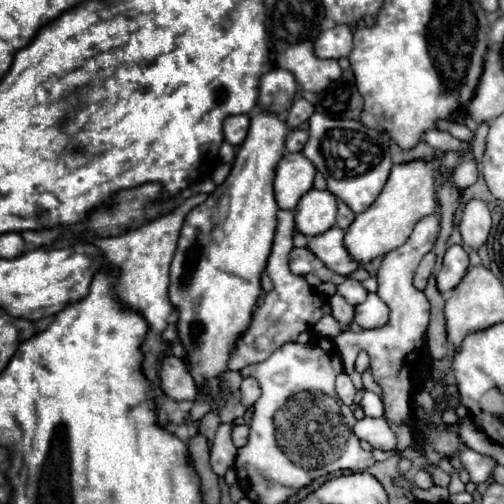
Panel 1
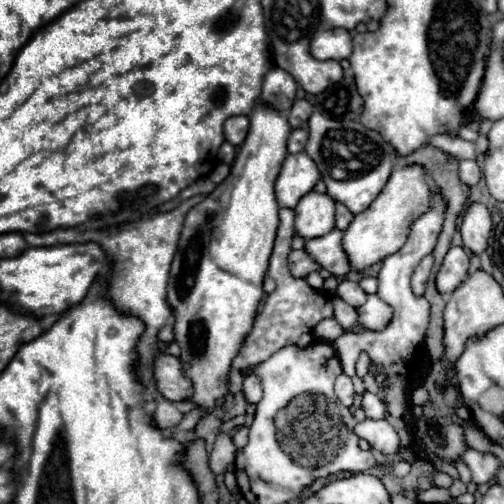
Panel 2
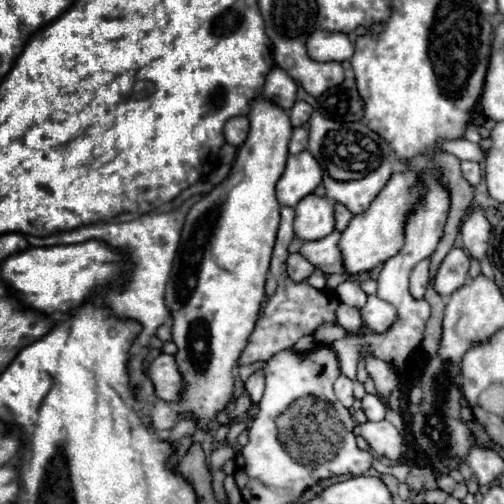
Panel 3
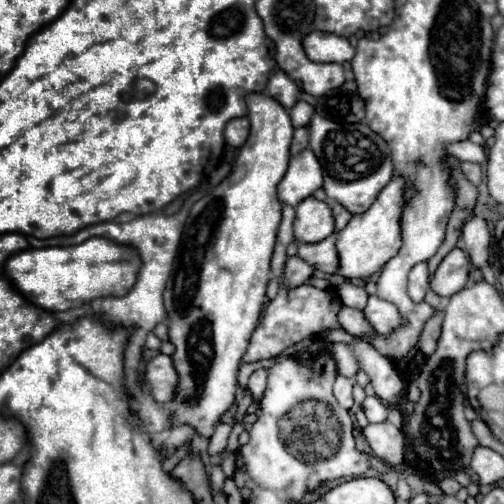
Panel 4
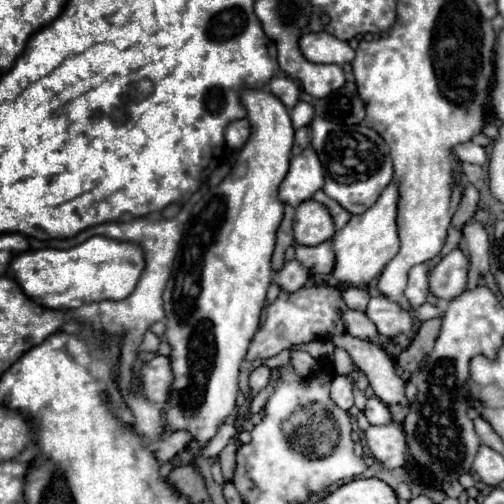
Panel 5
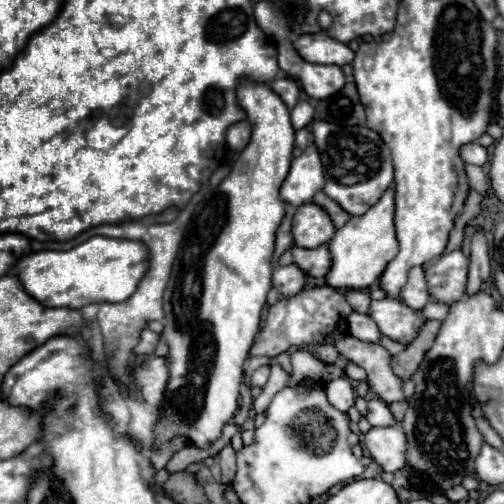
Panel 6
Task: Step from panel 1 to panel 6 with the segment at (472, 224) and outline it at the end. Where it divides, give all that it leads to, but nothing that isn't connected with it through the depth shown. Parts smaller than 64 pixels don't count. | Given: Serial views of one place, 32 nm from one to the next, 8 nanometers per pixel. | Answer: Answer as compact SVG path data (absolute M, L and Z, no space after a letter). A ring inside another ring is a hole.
M472 230L470 234L470 272L468 272L468 294L474 294L490 280L490 260L488 242L484 232Z

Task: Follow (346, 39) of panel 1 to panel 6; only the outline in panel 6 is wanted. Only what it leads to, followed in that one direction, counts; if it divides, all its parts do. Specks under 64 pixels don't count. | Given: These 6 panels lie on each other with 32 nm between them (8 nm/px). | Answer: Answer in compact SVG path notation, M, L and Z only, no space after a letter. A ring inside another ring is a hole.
M326 32L318 34L302 34L294 42L300 56L314 64L336 64L344 66L354 60L354 52L348 44L342 44L330 38Z

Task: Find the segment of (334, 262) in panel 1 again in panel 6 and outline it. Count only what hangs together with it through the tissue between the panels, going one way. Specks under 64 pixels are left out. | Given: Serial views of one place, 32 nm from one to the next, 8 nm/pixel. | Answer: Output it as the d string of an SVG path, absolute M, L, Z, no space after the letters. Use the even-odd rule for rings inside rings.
M322 244L320 248L300 248L294 246L294 262L310 276L314 278L322 278L328 274L328 268L332 264L332 256L330 256L330 248L328 244Z

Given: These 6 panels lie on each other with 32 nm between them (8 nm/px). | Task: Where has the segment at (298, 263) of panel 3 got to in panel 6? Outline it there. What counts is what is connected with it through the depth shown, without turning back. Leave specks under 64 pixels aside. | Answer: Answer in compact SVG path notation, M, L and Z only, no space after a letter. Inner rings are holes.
M288 264L288 266L274 268L272 284L278 288L282 296L294 296L300 292L300 288L304 288L306 278L308 276L304 270L300 270L296 264Z

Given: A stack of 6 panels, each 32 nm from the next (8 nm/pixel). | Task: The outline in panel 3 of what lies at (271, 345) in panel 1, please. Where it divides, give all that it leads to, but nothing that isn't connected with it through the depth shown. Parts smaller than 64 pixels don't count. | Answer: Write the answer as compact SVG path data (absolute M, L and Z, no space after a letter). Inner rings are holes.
M282 208L280 212L282 220L280 220L280 228L278 228L278 236L276 236L276 246L274 246L274 254L272 254L272 262L270 262L270 274L276 278L278 288L276 292L268 298L260 318L256 320L254 332L248 338L250 346L246 350L246 356L272 356L288 346L294 346L302 336L306 334L314 334L314 330L322 324L322 322L336 322L336 296L326 294L322 290L312 288L308 282L294 282L288 274L286 274L286 258L288 258L288 244L294 238L294 208Z

